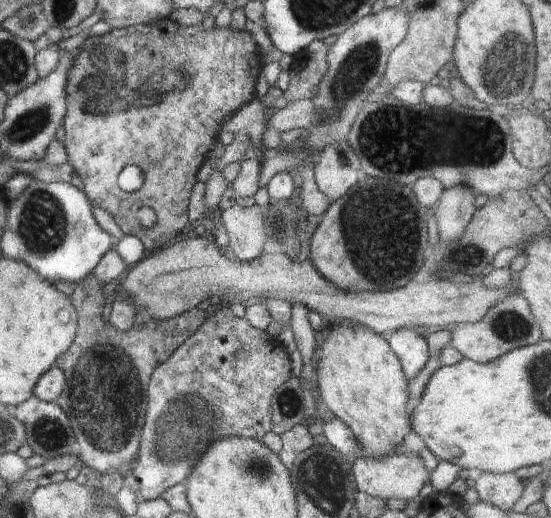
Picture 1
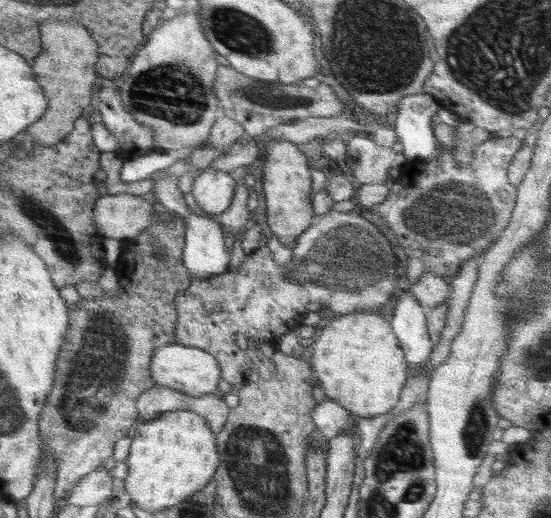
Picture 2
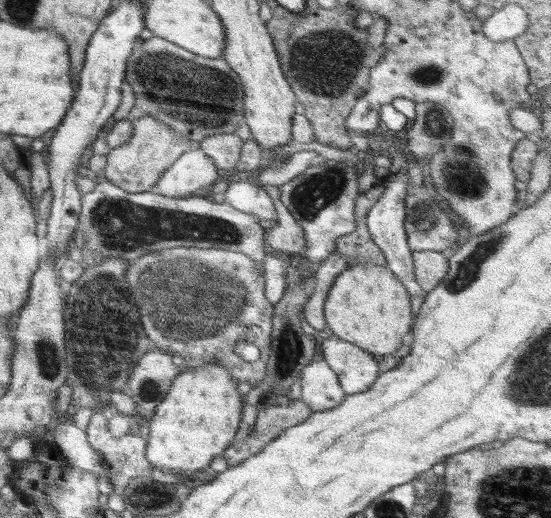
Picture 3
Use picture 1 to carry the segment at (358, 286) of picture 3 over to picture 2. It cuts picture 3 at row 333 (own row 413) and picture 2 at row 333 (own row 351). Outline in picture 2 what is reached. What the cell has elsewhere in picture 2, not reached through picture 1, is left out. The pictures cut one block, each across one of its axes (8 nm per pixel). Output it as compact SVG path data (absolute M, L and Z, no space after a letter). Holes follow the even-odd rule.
M348 312L326 322L319 334L313 338L310 362L314 379L320 380L326 398L334 400L354 417L374 418L391 412L400 400L409 367L390 322L379 312Z

